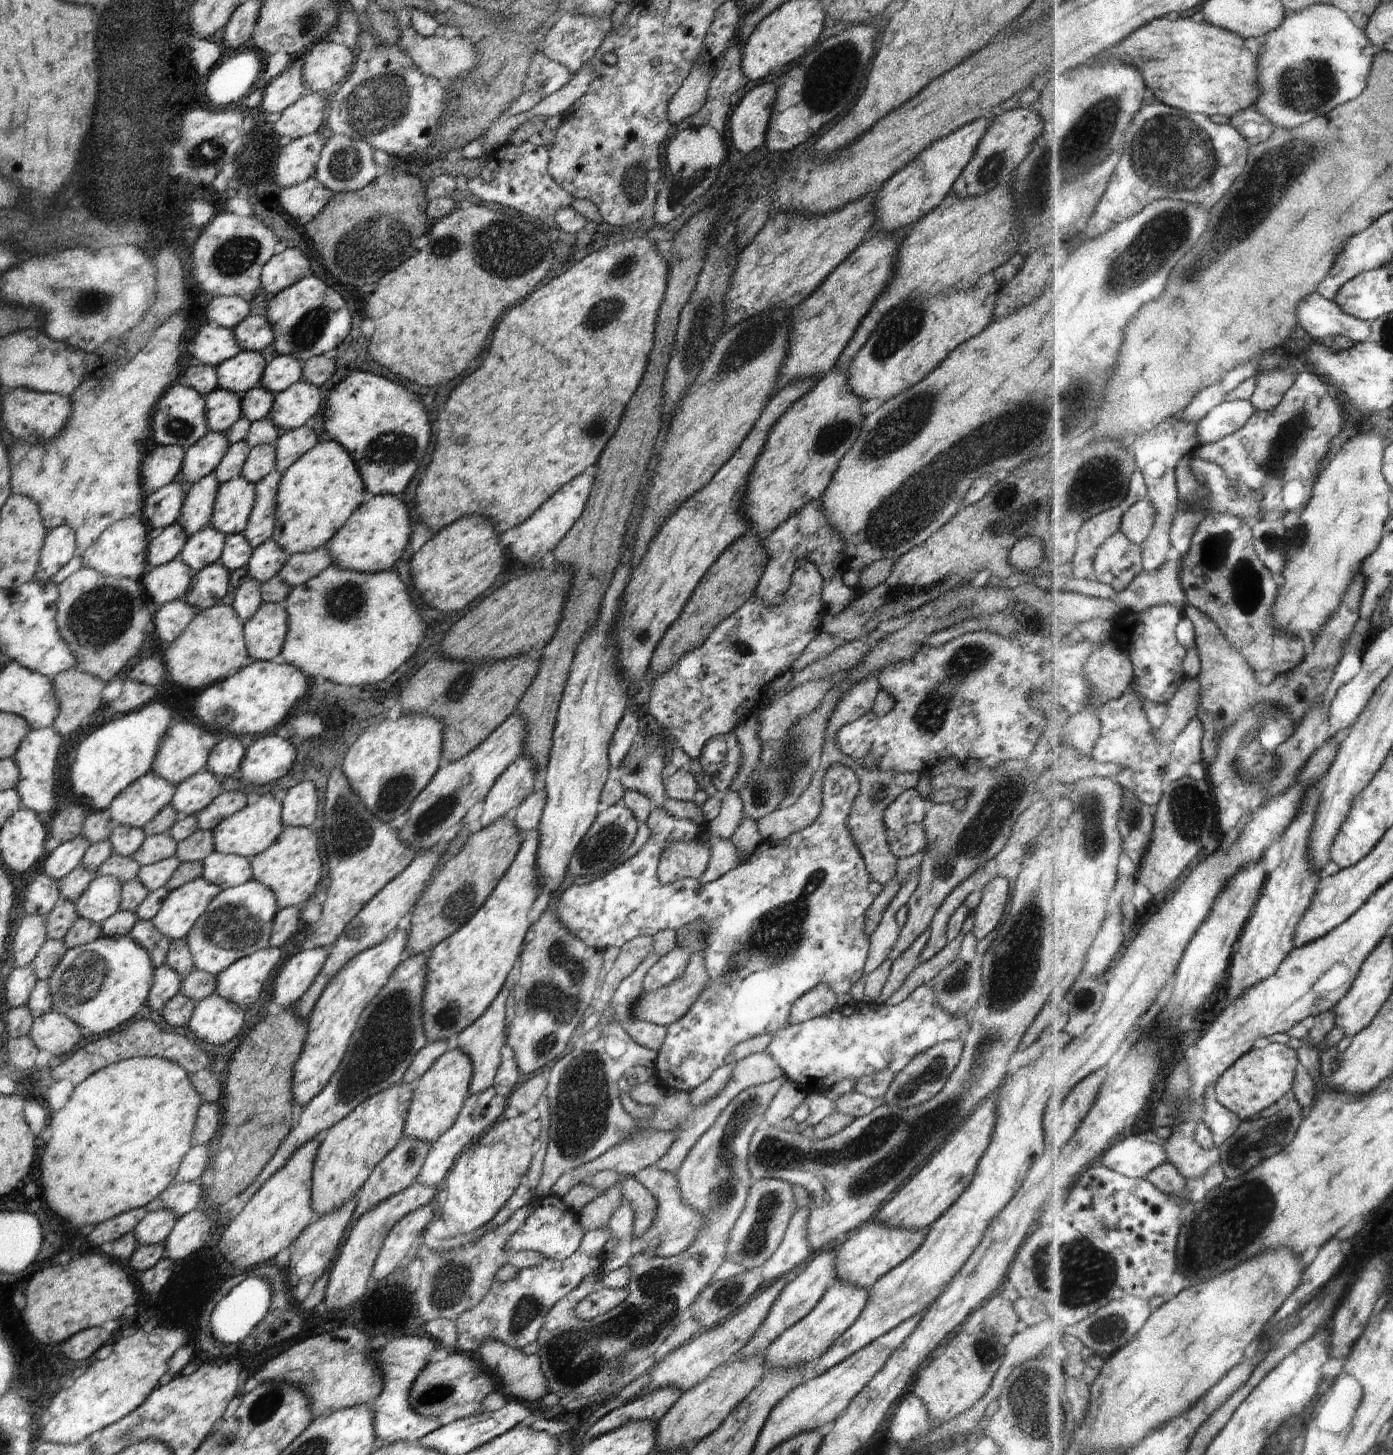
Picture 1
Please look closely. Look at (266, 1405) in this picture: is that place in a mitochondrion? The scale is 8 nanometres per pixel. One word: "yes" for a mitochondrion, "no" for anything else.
yes

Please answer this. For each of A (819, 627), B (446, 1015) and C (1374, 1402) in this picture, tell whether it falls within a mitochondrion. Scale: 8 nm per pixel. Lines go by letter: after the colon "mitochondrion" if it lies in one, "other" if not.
A: other
B: mitochondrion
C: other

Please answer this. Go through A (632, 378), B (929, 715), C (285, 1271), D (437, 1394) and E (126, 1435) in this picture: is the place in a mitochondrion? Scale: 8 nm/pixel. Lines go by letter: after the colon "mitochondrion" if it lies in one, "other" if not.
A: other
B: mitochondrion
C: other
D: mitochondrion
E: mitochondrion

